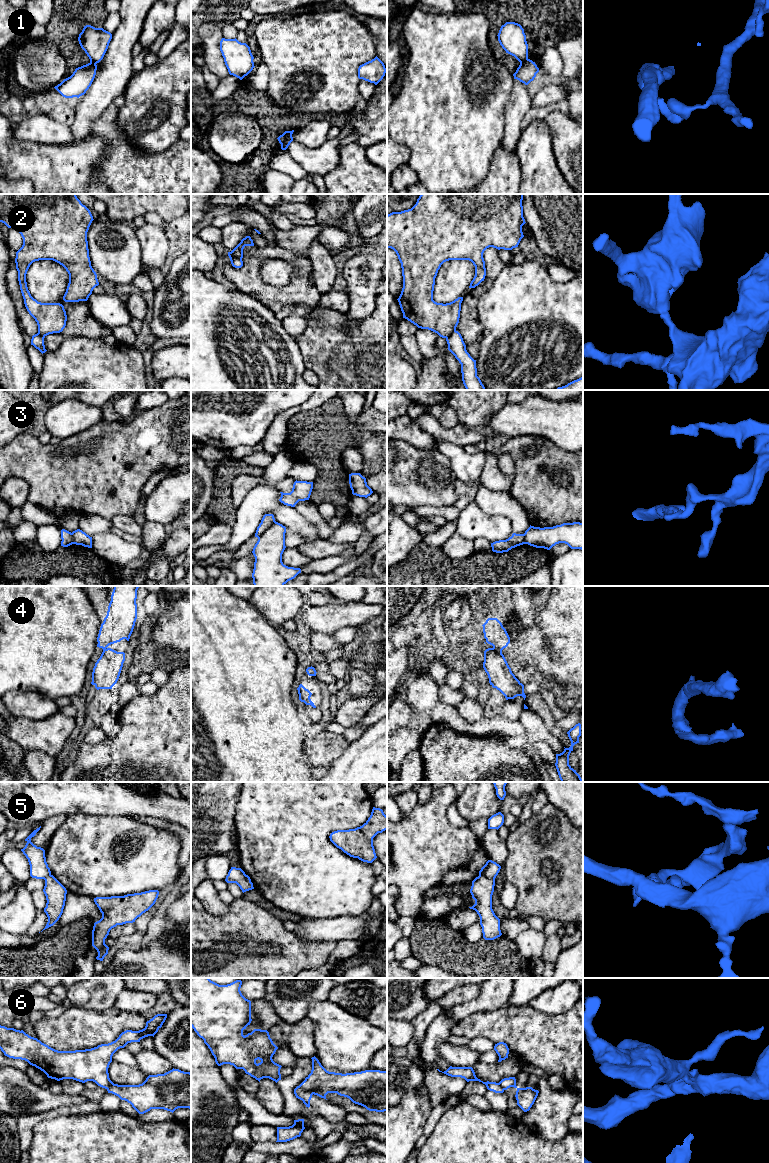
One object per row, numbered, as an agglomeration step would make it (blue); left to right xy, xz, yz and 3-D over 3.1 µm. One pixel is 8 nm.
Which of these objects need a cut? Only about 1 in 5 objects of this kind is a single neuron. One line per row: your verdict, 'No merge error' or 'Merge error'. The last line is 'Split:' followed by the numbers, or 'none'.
1: Merge error
2: Merge error
3: Merge error
4: No merge error
5: Merge error
6: Merge error
Split: 1, 2, 3, 5, 6

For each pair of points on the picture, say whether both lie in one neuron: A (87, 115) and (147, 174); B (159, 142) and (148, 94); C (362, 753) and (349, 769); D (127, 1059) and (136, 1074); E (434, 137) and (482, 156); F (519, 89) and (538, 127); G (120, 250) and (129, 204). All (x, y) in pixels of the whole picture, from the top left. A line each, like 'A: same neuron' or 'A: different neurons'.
A: different neurons
B: same neuron
C: same neuron
D: different neurons
E: same neuron
F: different neurons
G: different neurons

